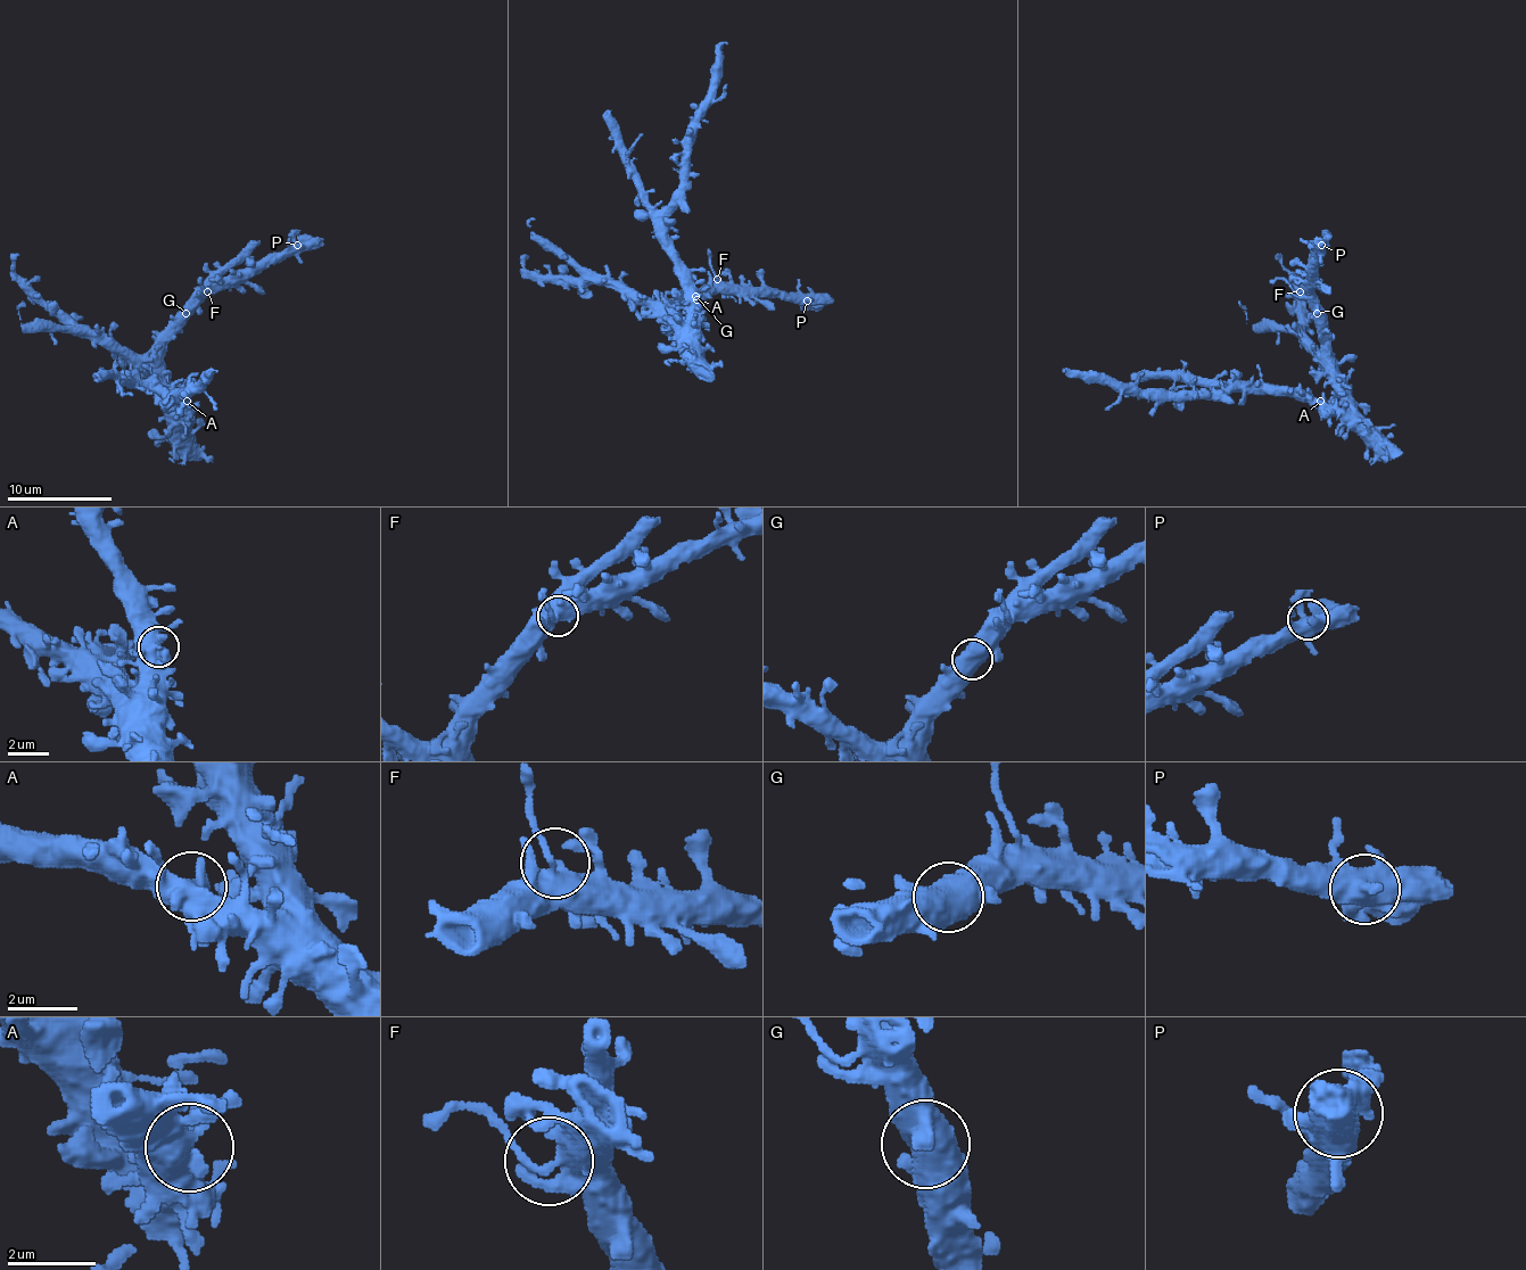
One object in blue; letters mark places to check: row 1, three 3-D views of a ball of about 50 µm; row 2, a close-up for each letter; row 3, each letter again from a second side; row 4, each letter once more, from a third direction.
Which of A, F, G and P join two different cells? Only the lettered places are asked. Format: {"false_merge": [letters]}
{"false_merge": []}

